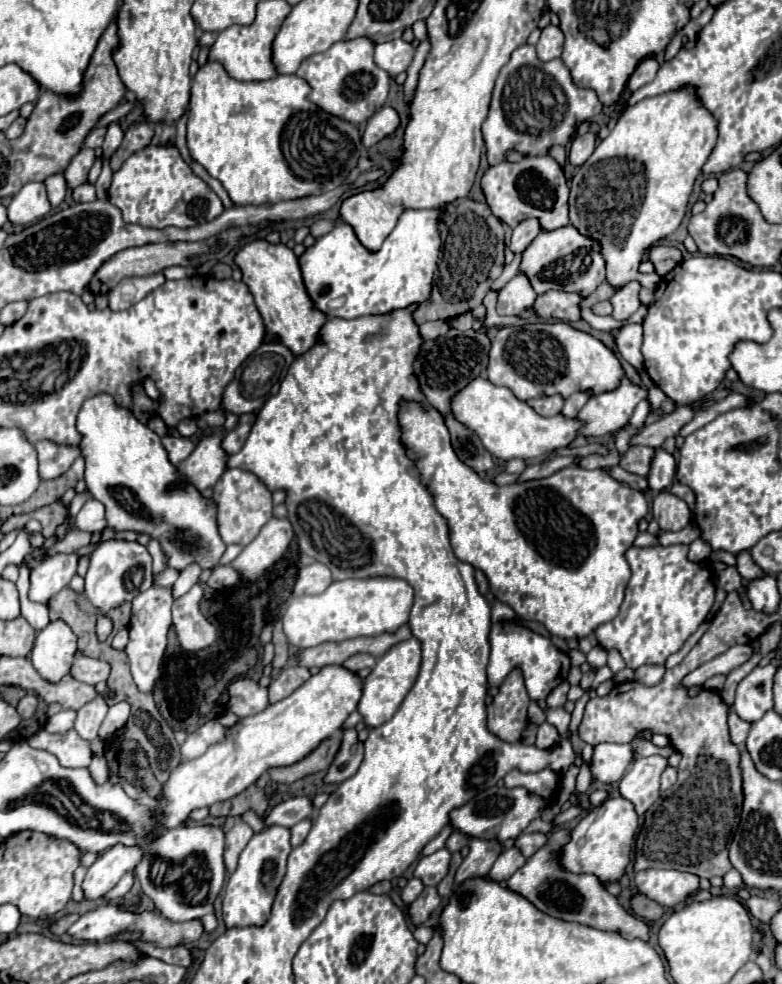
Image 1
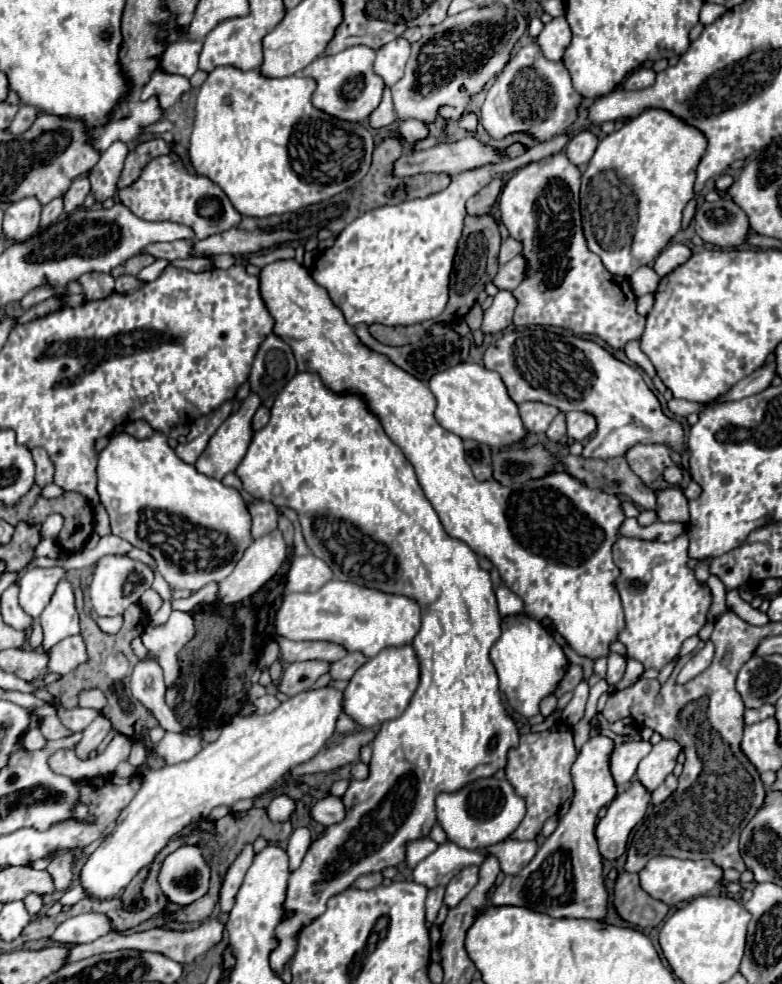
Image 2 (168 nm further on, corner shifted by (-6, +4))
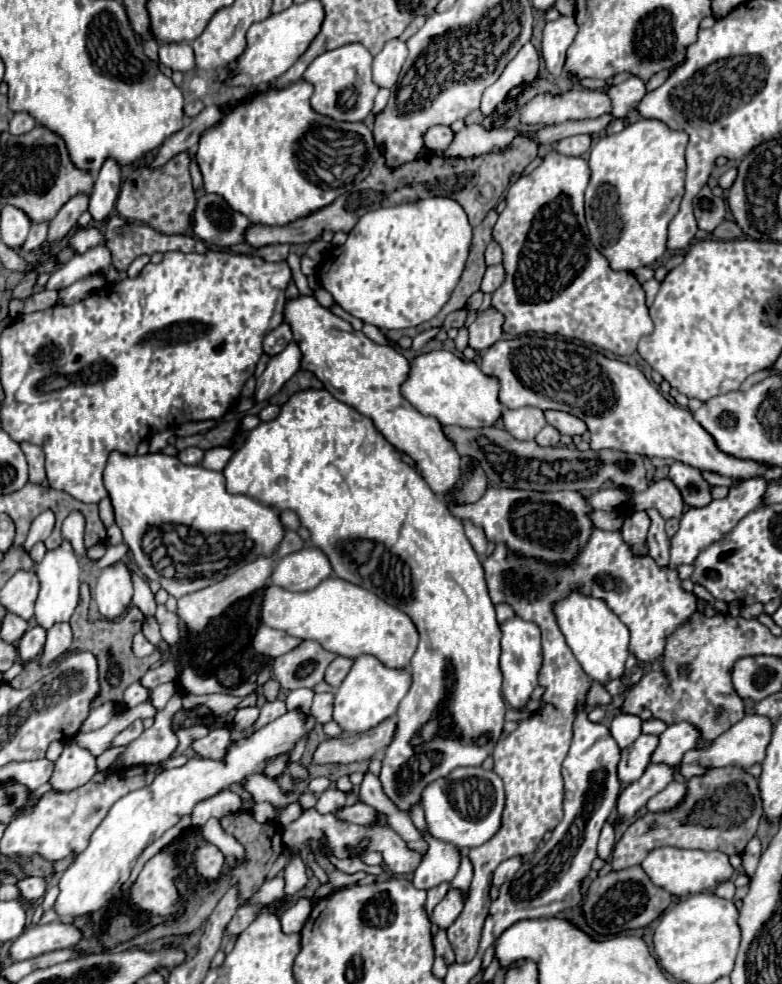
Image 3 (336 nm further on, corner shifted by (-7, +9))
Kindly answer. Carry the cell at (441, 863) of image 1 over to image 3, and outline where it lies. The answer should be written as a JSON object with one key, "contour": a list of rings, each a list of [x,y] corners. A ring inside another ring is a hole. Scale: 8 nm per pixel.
{"contour":[[[427,836],[427,842],[429,850],[413,878],[413,886],[419,890],[429,890],[443,882],[451,882],[459,866],[459,850],[455,846],[449,846],[433,836]]]}

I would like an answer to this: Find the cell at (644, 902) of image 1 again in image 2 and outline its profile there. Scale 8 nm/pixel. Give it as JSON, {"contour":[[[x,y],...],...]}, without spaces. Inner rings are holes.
{"contour":[[[622,873],[614,887],[614,905],[624,921],[640,927],[656,927],[668,913],[668,905],[652,899],[642,887],[638,873]]]}

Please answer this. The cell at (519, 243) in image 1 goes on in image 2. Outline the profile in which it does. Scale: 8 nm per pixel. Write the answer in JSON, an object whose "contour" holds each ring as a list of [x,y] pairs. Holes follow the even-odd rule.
{"contour":[[[508,237],[506,241],[502,241],[502,247],[500,247],[500,257],[498,257],[500,265],[508,263],[510,259],[514,259],[520,251],[522,251],[522,241],[516,241],[516,239],[512,239],[512,237]]]}

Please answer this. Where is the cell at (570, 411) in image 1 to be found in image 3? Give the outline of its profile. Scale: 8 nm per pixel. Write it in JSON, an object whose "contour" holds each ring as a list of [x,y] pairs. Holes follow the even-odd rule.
{"contour":[[[545,426],[537,436],[535,442],[539,446],[557,446],[559,444],[559,432],[553,430],[553,426]]]}

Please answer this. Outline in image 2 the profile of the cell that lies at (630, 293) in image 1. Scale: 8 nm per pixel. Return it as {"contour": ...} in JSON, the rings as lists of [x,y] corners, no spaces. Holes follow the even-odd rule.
{"contour":[[[640,295],[640,297],[636,297],[636,311],[640,315],[648,315],[652,305],[654,305],[654,295]]]}

